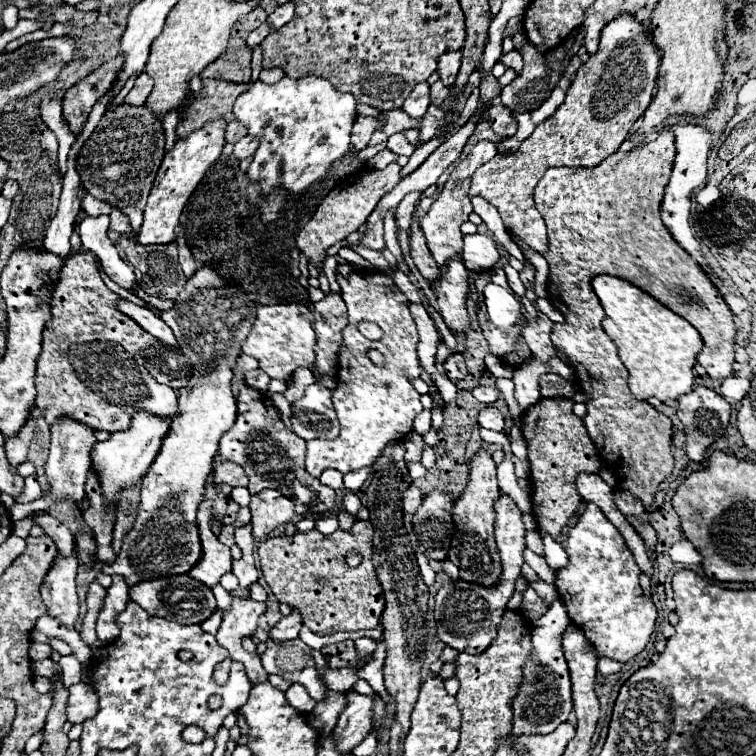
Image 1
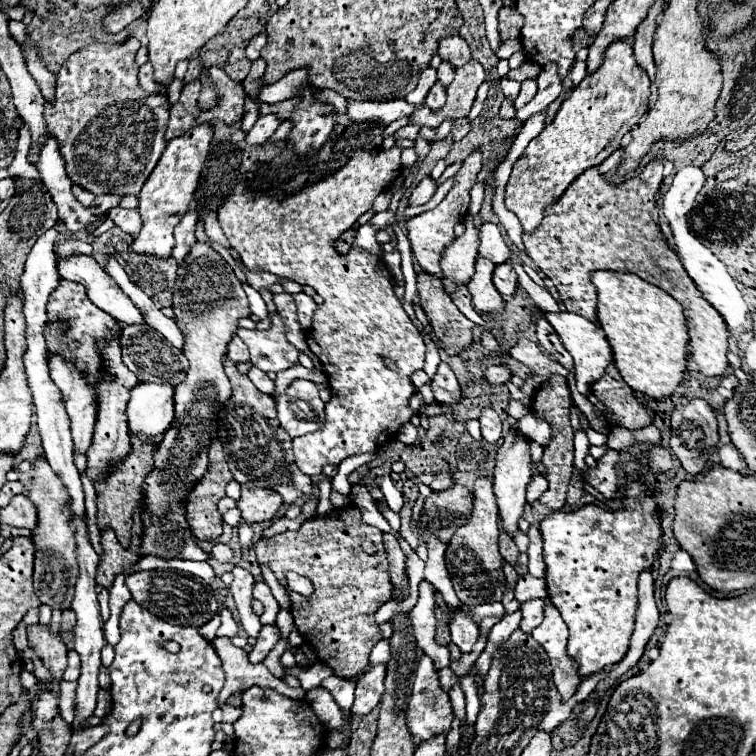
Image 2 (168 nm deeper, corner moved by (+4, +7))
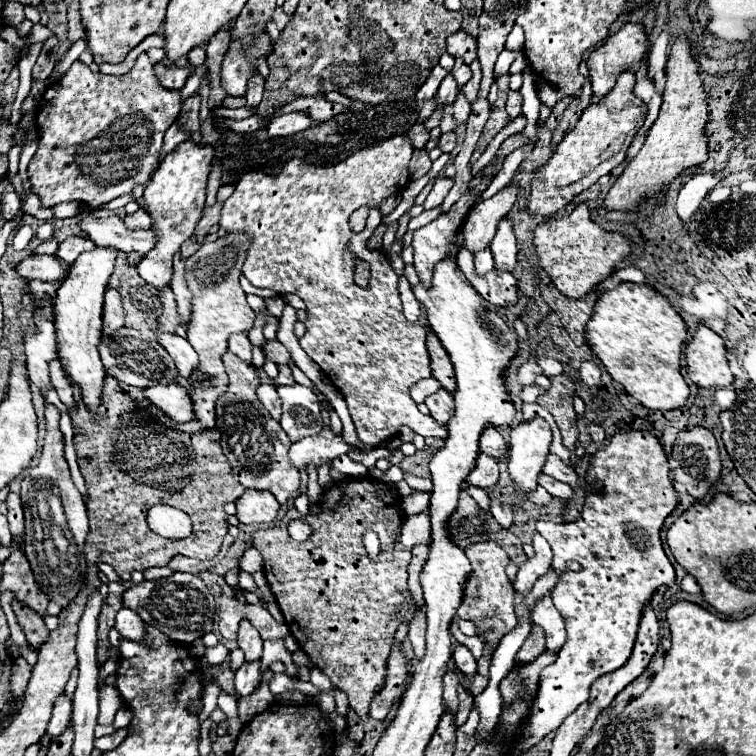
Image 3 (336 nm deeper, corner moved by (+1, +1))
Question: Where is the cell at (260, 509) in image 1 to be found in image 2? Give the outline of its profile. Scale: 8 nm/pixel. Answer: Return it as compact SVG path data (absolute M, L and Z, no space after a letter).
M242 487L242 497L238 499L238 509L246 523L264 523L270 521L276 511L282 507L282 497L264 487Z

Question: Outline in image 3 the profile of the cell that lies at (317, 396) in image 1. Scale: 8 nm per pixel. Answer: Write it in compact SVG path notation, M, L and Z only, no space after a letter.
M277 385L277 393L283 401L281 427L293 443L303 437L317 435L323 429L321 407L309 387Z

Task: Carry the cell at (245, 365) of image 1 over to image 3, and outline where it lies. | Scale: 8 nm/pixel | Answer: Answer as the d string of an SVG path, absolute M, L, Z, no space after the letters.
M235 333L229 337L229 351L235 353L239 359L251 363L251 343L247 339L247 333Z

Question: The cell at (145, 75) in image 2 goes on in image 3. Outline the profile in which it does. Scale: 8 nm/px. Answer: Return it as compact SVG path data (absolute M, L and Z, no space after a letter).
M157 63L155 65L155 75L159 77L163 87L167 87L167 89L183 89L187 77L191 75L191 69L189 67L177 67L177 65L165 67L165 65Z

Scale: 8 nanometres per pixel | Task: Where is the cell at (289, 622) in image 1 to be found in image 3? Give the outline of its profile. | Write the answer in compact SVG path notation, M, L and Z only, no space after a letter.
M255 661L255 665L247 665L243 663L237 673L235 673L235 681L233 681L233 687L235 687L235 693L239 697L247 697L255 691L255 685L257 685L257 679L259 679L259 661Z

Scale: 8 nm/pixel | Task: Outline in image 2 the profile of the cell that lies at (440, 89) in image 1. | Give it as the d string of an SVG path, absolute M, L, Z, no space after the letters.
M442 61L438 67L438 81L442 83L442 87L448 87L452 79L454 79L454 69L450 67L450 63Z

